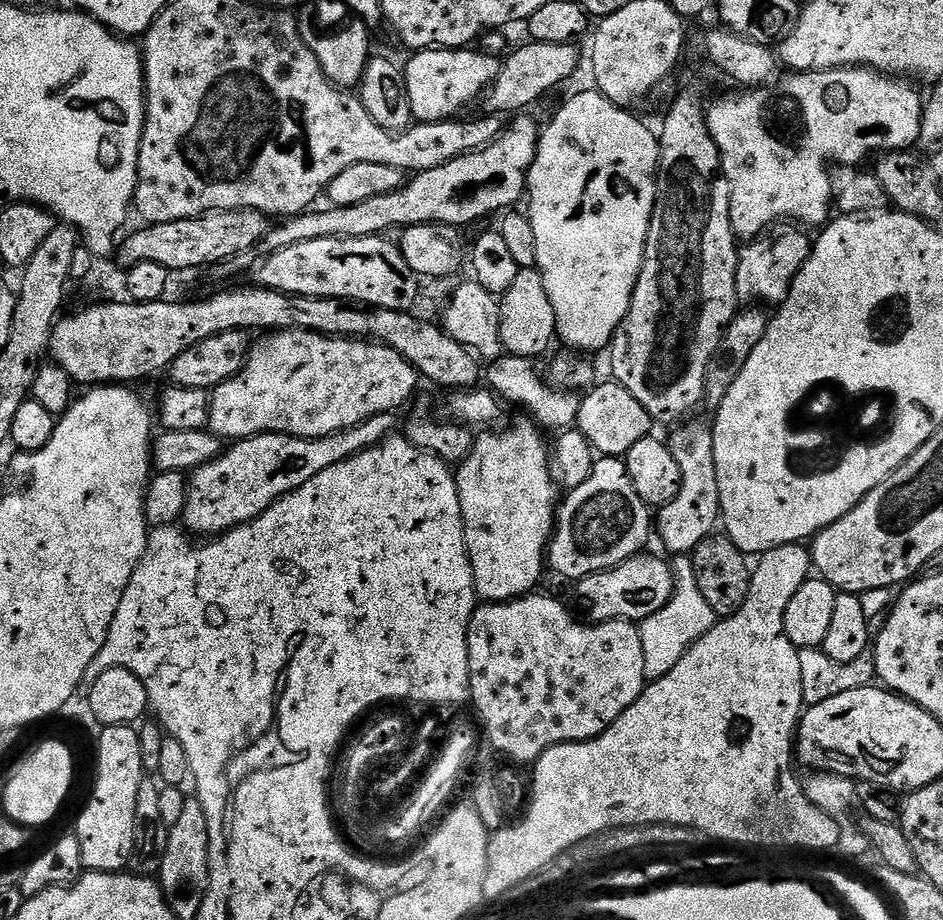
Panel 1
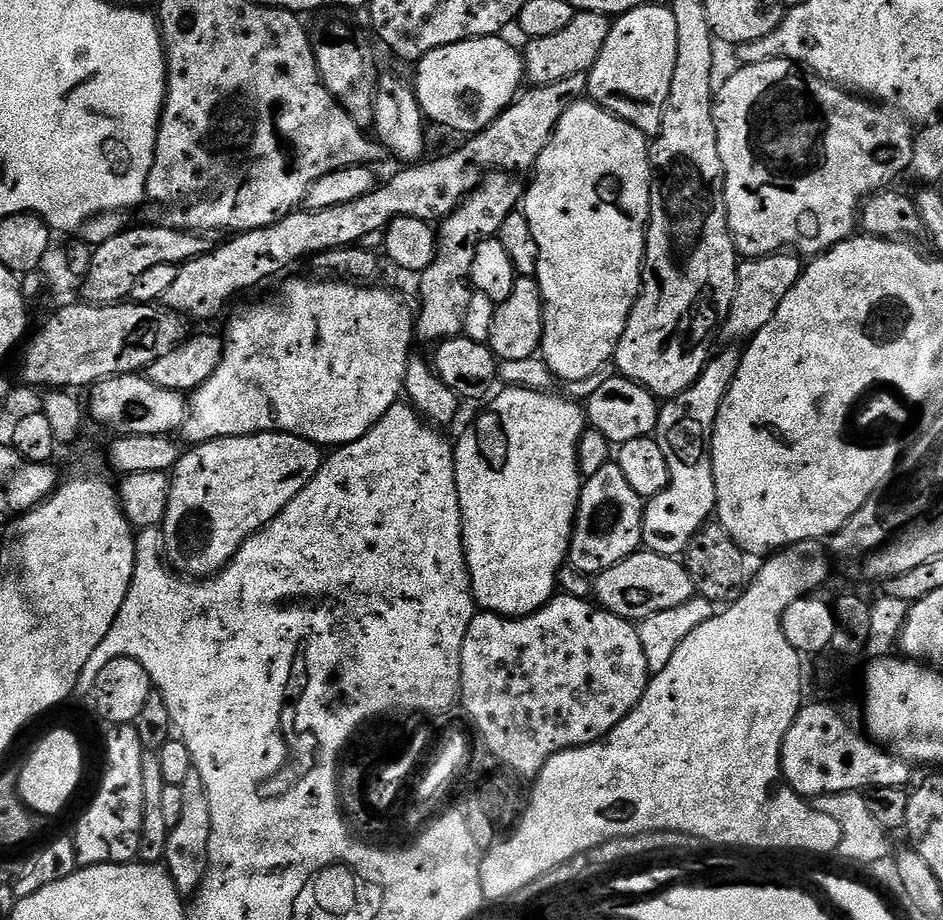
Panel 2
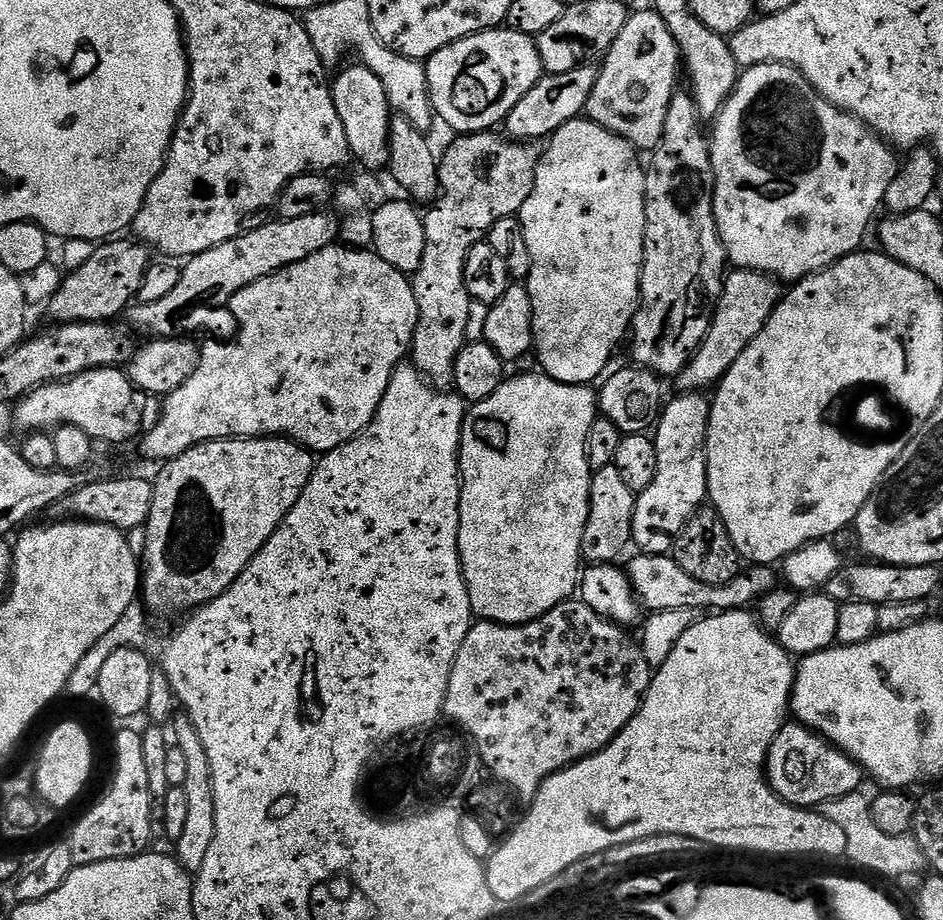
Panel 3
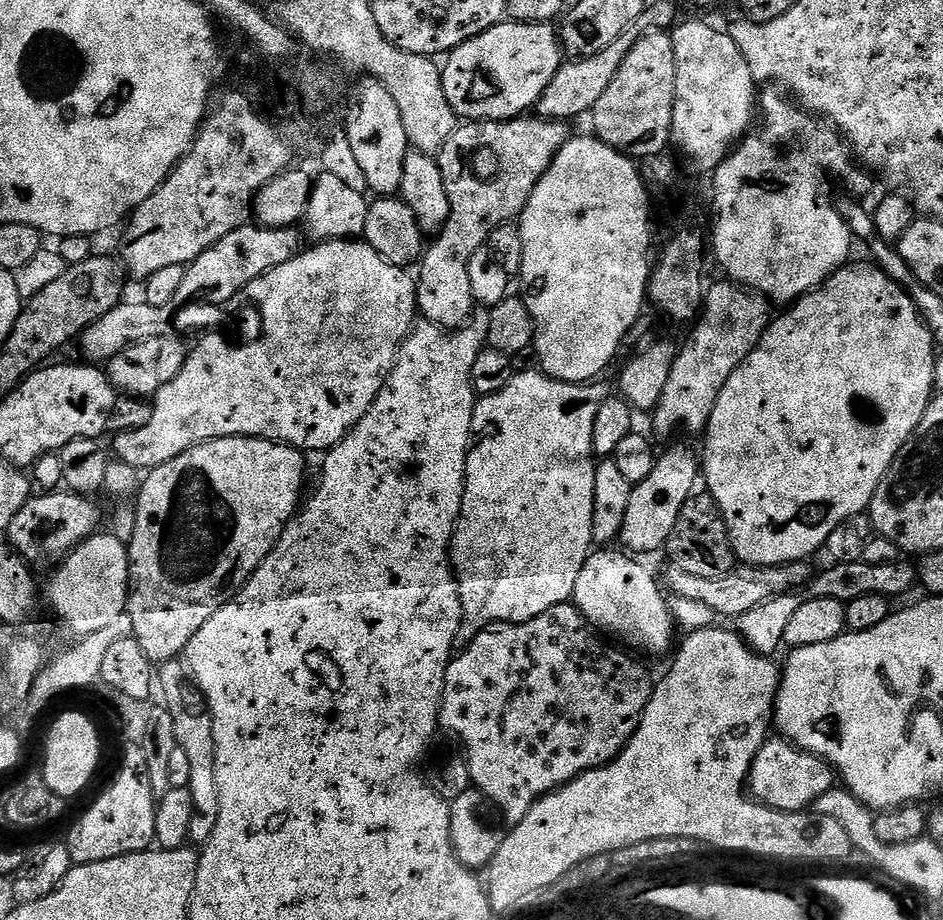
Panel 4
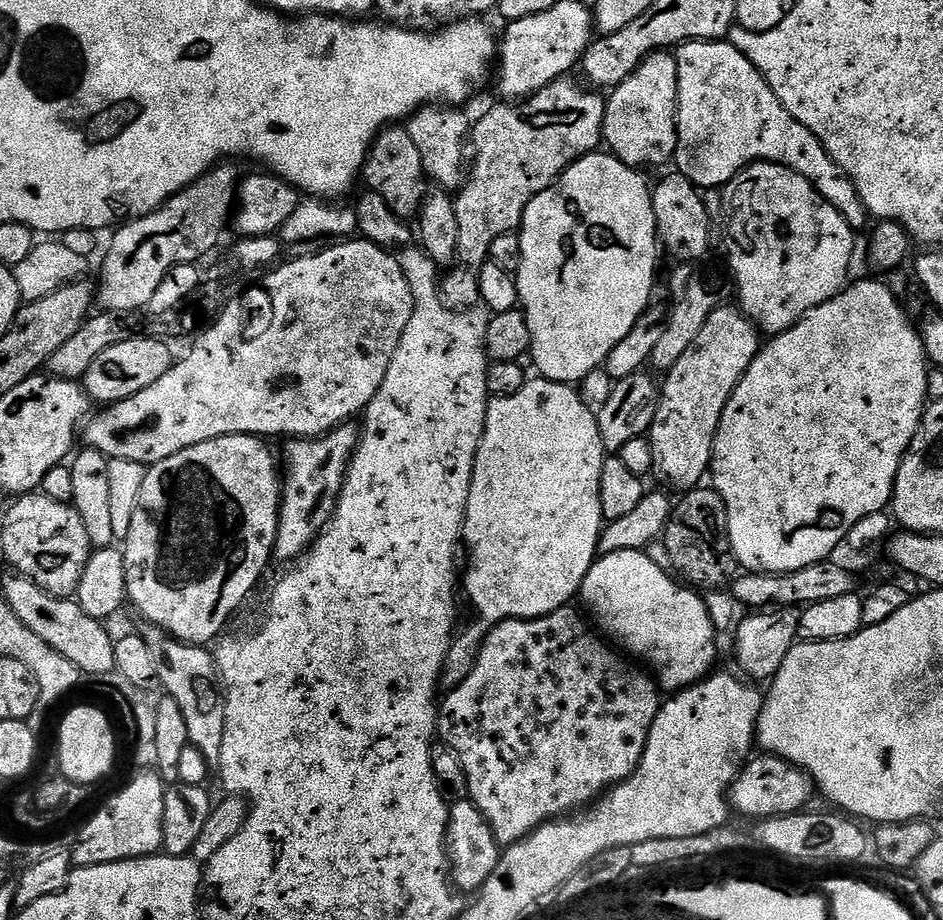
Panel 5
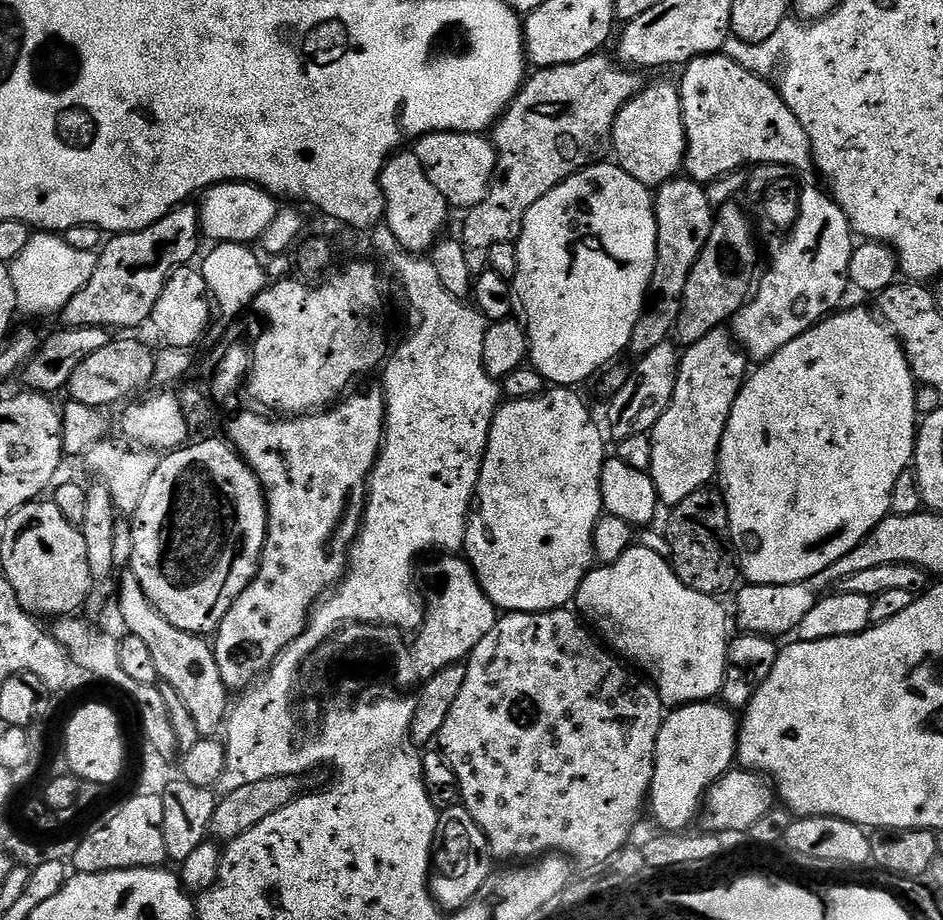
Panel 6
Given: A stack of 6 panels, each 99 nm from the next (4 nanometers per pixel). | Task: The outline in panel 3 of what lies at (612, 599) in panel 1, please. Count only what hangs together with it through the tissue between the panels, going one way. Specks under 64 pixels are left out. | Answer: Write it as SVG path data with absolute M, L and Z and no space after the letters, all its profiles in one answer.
M636 554L626 564L628 581L636 591L636 599L649 613L673 612L674 610L715 610L717 613L734 612L749 607L748 603L759 601L760 597L771 592L778 584L778 572L772 566L752 566L746 574L734 577L729 584L707 584L698 582L698 578L690 578L682 566L668 554L663 556L646 556Z

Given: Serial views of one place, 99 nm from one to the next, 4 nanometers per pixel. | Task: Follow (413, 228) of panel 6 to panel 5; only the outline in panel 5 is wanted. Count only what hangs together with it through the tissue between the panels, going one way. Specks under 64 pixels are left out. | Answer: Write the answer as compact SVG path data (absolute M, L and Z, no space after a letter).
M389 126L372 142L372 148L364 158L363 183L368 183L373 193L382 198L390 211L401 218L415 217L424 204L426 177L418 146L410 139L407 127Z

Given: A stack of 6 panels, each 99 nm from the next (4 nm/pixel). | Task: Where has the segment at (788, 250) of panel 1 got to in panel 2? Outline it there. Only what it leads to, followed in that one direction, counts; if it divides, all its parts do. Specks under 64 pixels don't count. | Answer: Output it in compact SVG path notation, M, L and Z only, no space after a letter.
M791 251L774 252L770 256L748 258L737 267L736 293L727 316L722 320L722 332L728 340L747 341L770 322L776 307L786 298L786 294L798 282L802 271L802 260Z

